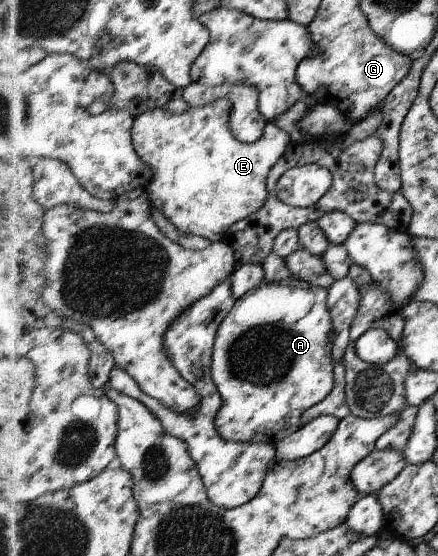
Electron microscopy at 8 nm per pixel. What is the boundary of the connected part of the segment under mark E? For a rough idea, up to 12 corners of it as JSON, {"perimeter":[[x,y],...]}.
{"perimeter":[[229,98],[136,118],[155,208],[226,242],[292,144],[233,134]]}

